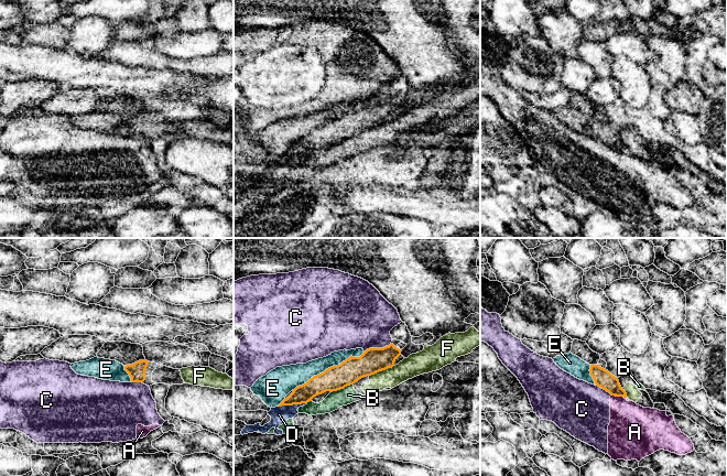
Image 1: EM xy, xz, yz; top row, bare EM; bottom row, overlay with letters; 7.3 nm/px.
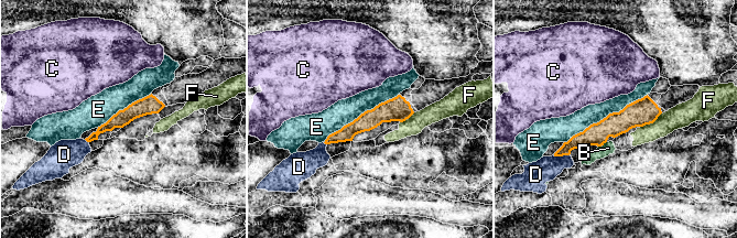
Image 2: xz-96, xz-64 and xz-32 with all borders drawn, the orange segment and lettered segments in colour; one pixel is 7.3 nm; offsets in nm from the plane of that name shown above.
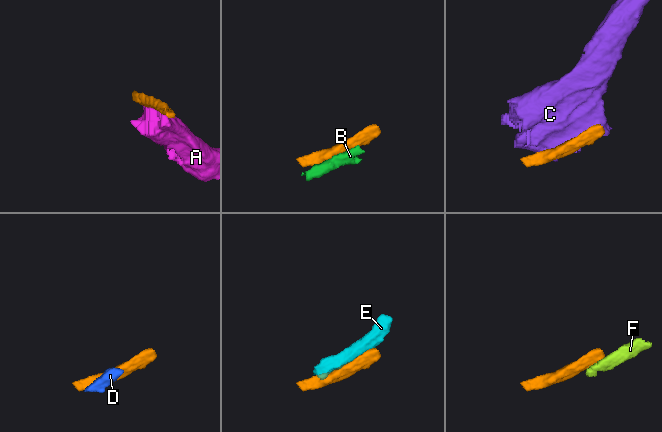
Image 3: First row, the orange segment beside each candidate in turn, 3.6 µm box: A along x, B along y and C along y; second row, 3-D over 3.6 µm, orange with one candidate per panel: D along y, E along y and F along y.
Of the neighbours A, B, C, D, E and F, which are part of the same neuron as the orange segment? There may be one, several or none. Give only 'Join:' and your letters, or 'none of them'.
Join: none of them

